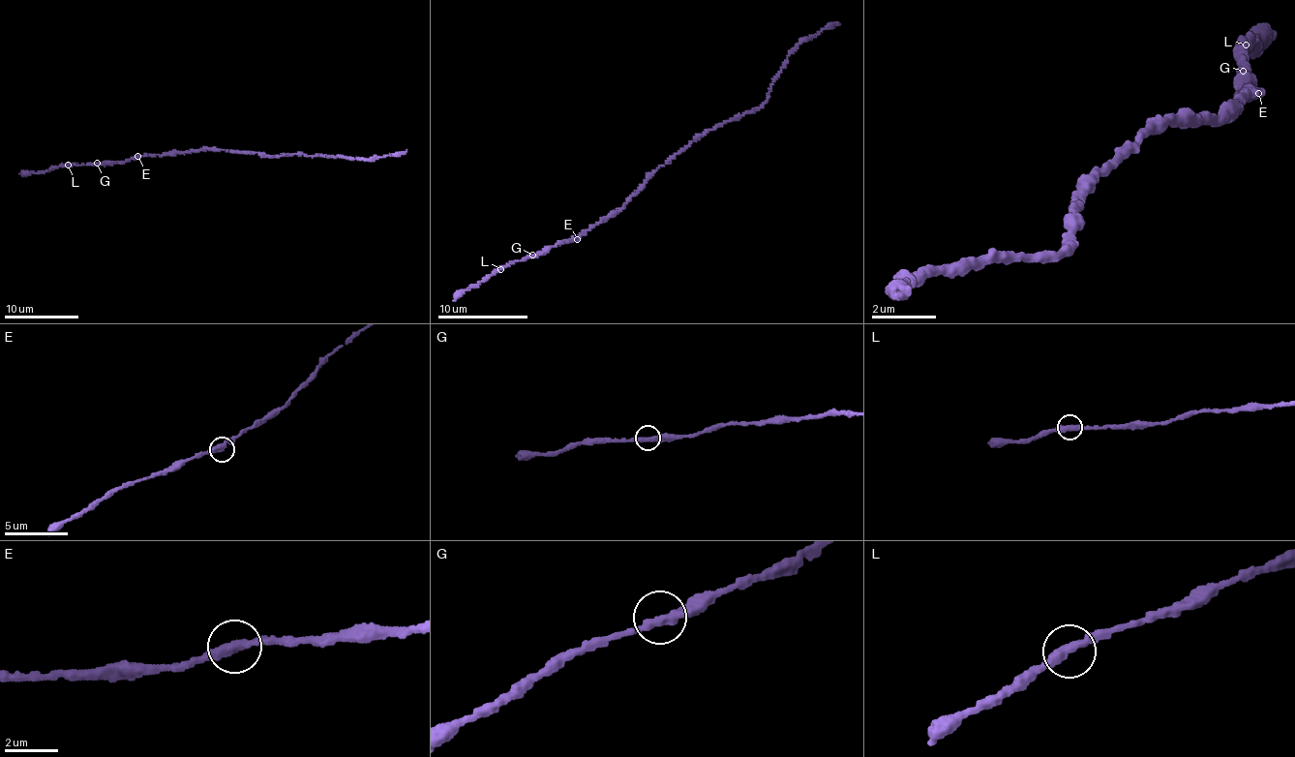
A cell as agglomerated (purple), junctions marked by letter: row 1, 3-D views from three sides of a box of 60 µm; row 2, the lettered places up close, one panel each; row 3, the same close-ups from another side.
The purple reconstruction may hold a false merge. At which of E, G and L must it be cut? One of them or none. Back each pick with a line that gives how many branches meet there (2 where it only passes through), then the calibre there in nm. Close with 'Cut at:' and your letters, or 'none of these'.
Cut at: none of these

